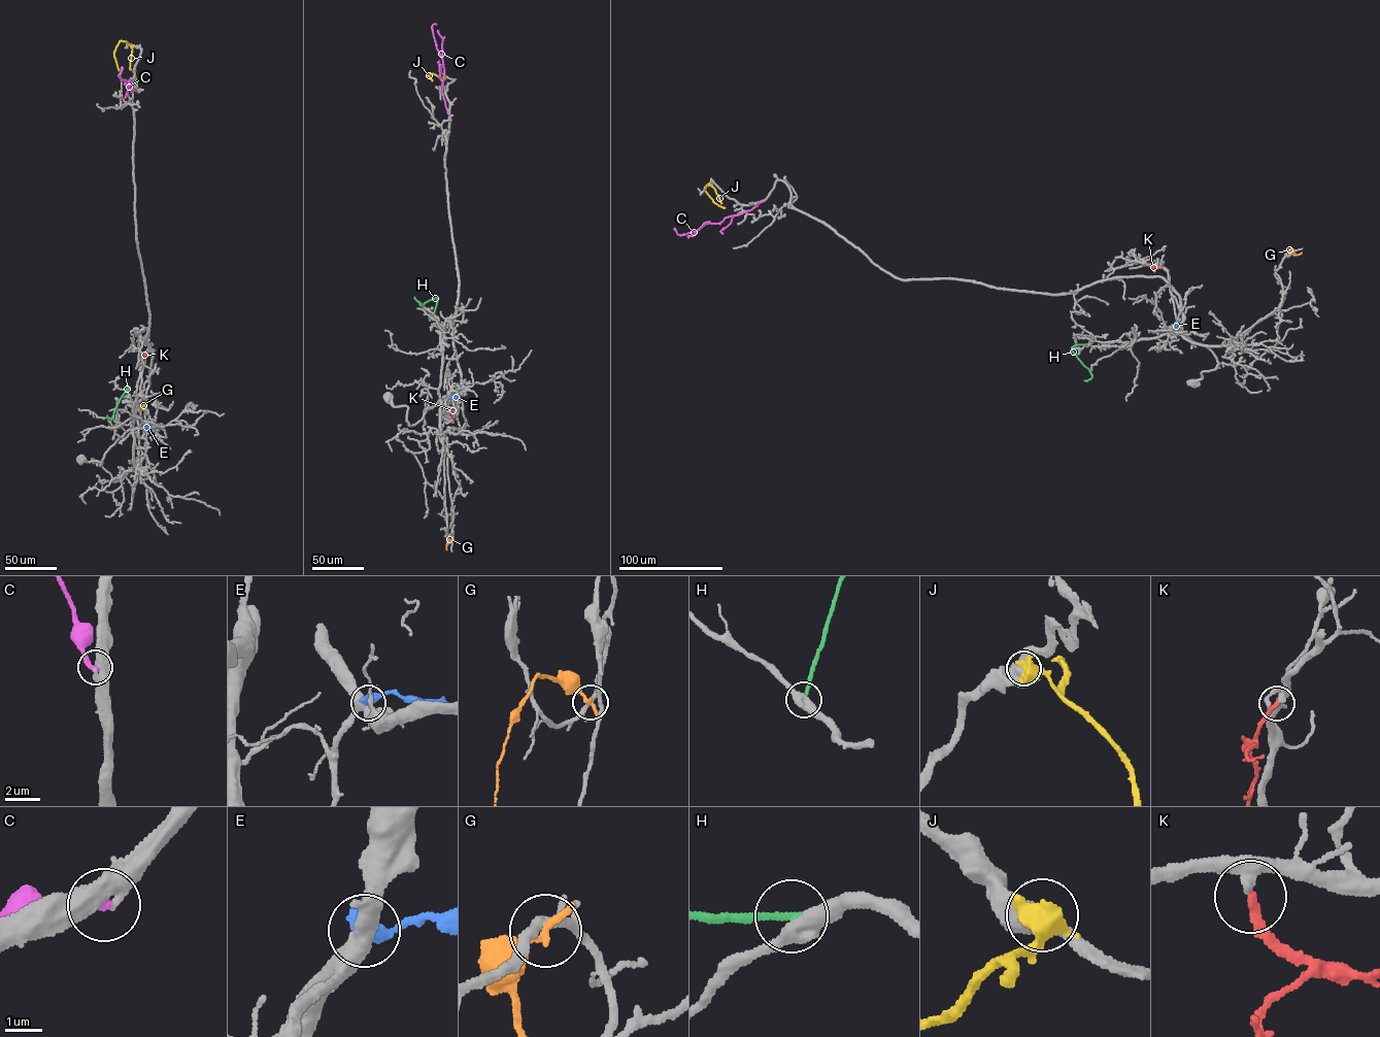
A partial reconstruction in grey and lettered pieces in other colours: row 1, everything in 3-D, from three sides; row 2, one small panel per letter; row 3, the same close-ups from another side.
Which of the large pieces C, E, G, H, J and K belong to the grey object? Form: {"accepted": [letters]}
{"accepted": []}

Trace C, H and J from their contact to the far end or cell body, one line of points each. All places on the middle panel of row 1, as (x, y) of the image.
C: (448, 114), (442, 93), (442, 60), (431, 28), (435, 25)
H: (433, 313), (437, 298), (422, 305), (414, 297)
J: (446, 76), (442, 80), (433, 73), (428, 75), (432, 80)

